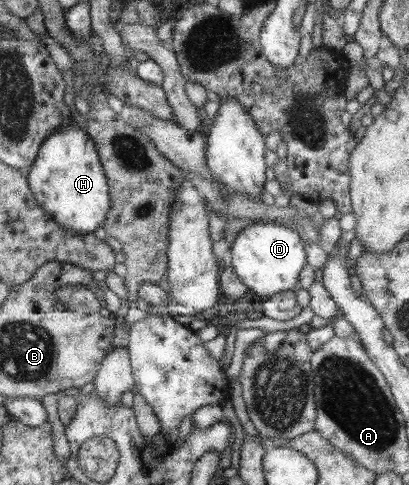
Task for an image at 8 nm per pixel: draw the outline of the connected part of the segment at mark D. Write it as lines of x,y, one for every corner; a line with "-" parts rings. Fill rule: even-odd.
252,223
237,232
230,246
230,264
238,279
257,299
294,289
298,271
304,265
304,249
297,232
291,228
270,223

